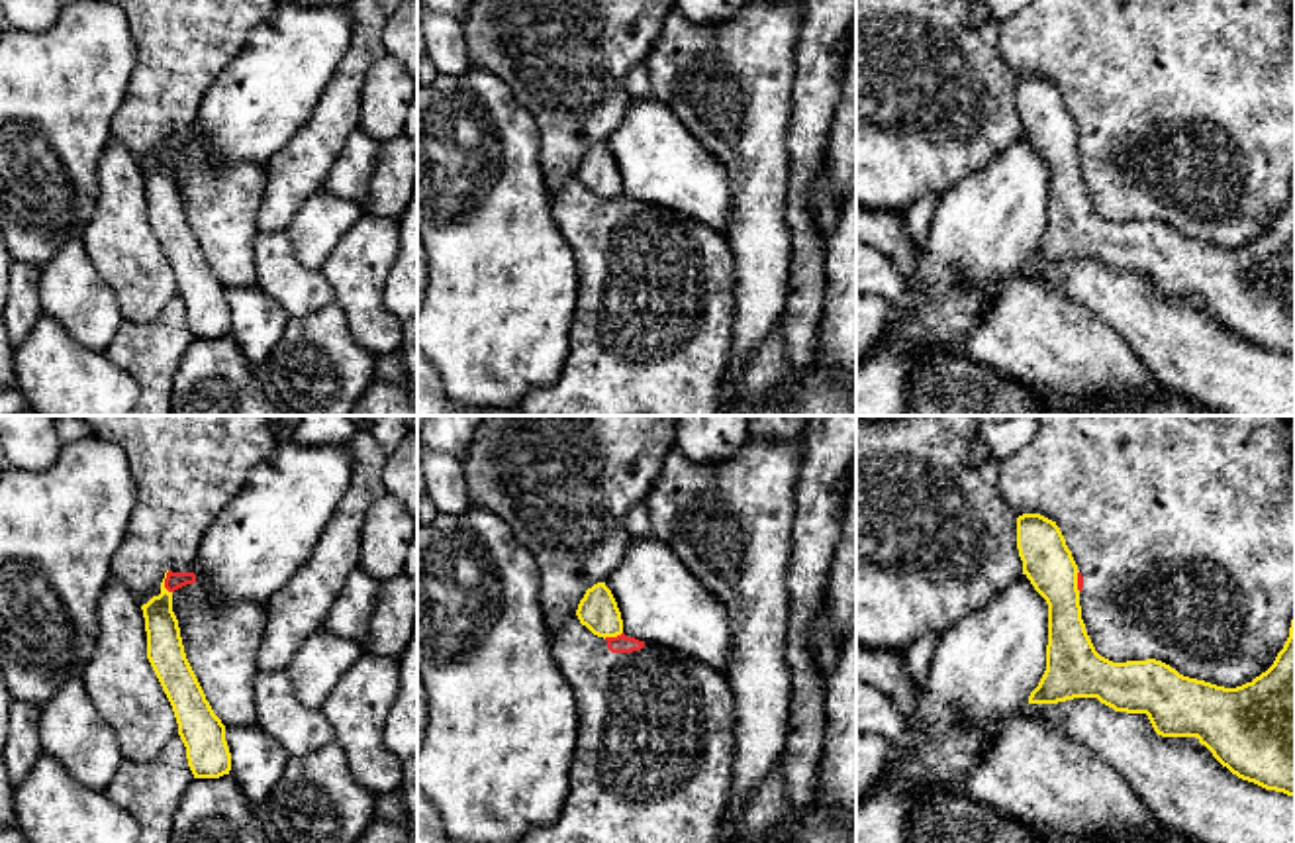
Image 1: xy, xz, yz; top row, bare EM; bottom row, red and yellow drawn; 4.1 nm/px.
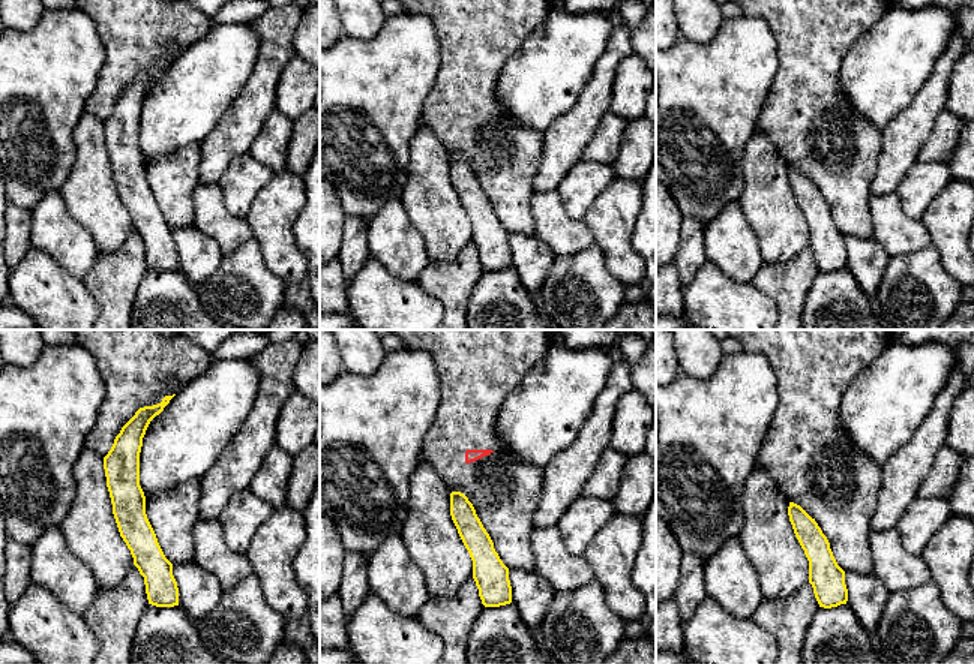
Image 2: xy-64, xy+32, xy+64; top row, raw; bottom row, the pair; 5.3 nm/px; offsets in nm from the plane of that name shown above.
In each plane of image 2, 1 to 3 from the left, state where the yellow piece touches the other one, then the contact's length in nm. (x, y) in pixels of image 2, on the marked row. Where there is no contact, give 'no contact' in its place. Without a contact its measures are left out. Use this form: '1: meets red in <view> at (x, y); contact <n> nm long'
1: no contact
2: no contact
3: no contact

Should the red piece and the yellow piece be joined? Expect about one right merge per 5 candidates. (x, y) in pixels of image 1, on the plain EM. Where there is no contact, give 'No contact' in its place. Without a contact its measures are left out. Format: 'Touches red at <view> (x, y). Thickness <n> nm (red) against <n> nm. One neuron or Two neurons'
Touches red at xy (165, 144). Thickness 70 nm (red) against 140 nm. Two neurons

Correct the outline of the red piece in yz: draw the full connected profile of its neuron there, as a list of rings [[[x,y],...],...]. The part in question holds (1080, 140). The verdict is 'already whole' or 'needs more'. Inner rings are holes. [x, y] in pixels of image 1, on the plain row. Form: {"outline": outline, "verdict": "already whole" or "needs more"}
{"outline": [[[1032,0],[999,22],[997,47],[1015,78],[1040,74],[1060,88],[1079,131],[1081,180],[1101,218],[1156,220],[1183,237],[1236,249],[1266,233],[1283,210],[1295,174],[1295,0]]], "verdict": "needs more"}

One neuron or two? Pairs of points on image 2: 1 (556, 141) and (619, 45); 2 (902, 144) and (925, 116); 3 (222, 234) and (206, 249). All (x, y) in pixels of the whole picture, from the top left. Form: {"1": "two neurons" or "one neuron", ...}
{"1": "one neuron", "2": "one neuron", "3": "two neurons"}

